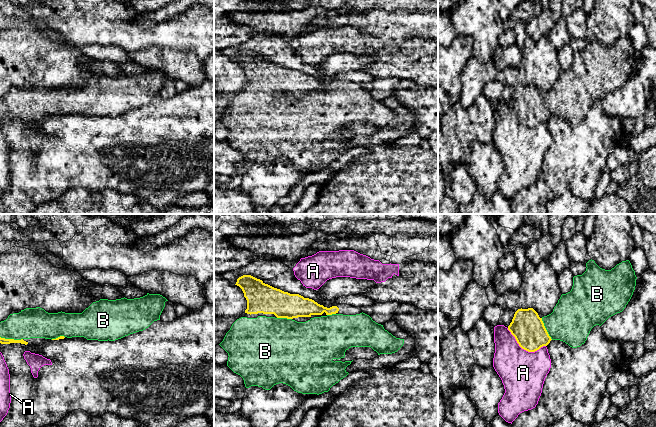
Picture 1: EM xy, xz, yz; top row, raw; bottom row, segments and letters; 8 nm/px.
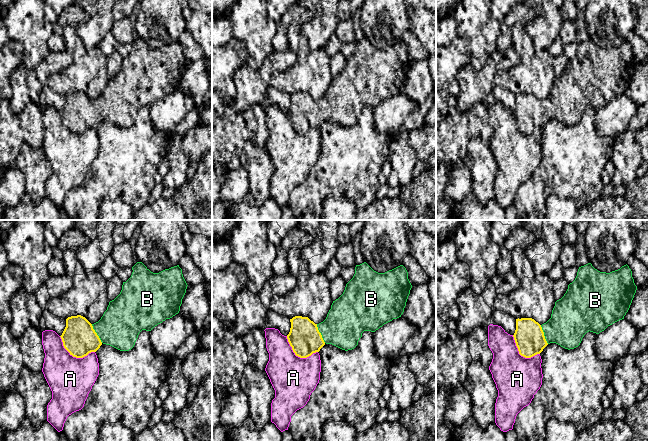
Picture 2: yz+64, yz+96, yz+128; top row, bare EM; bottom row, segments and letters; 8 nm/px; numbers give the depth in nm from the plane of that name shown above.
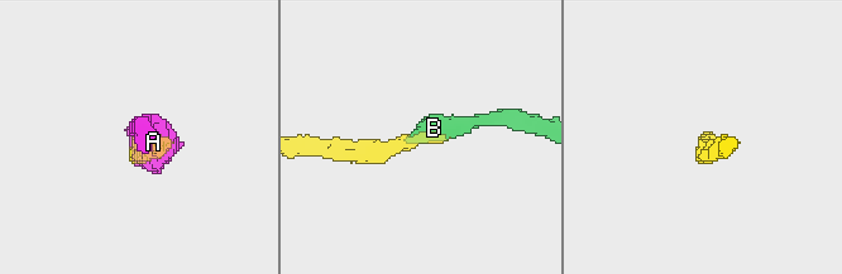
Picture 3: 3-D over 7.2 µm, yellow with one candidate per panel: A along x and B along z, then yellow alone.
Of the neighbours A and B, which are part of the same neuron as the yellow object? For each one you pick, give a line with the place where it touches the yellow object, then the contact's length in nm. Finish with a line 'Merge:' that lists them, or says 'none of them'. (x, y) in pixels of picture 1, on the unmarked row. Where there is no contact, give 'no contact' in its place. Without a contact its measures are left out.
B: xy (11, 115) | 190 nm
Merge: B

